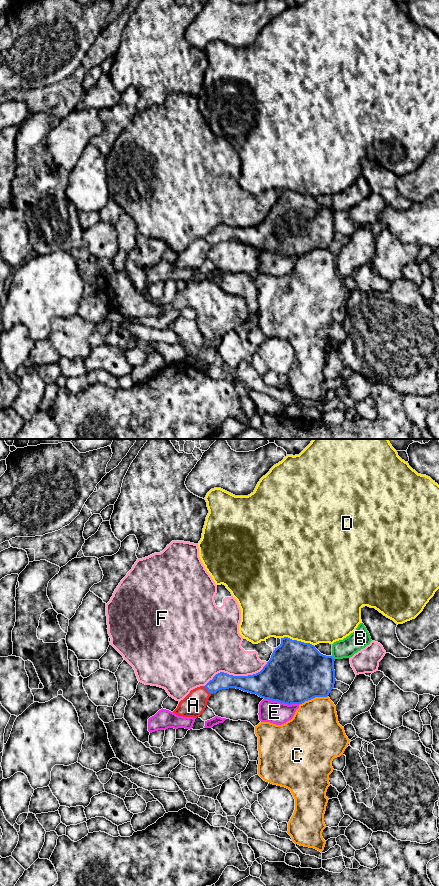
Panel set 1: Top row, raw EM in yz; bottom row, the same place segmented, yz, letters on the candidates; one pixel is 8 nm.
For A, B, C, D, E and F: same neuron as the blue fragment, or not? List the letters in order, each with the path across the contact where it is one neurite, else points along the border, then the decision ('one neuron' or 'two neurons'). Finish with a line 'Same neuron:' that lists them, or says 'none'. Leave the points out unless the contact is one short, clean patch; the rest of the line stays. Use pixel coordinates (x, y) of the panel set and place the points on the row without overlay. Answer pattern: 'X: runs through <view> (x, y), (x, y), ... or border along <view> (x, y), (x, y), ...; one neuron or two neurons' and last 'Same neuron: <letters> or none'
A: runs through yz (222, 232), (207, 242), (193, 257); one neuron
B: two neurons
C: two neurons
D: two neurons
E: two neurons
F: two neurons
Same neuron: A

